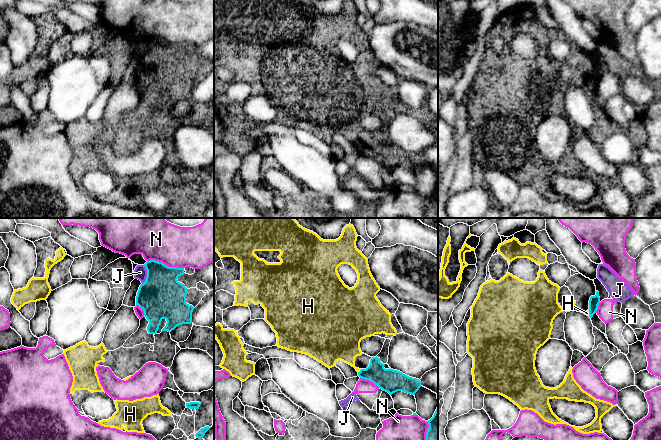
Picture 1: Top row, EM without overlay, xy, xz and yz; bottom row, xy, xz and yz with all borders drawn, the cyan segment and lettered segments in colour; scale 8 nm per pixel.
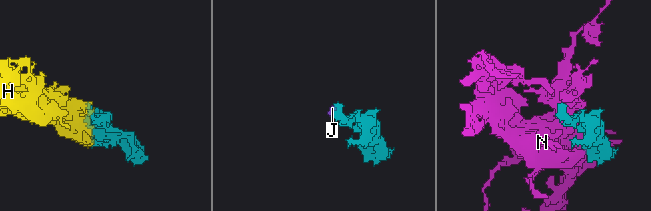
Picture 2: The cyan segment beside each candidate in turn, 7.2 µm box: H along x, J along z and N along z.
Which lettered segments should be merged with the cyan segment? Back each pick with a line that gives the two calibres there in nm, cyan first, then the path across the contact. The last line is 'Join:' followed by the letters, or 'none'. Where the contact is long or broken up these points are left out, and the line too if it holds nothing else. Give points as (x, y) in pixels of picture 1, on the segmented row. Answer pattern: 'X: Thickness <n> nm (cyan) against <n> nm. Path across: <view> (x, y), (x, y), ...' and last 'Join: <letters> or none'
H: Thickness 190 nm (cyan) against 240 nm. Path across: xz (389, 380), (376, 373), (360, 371), (352, 364), (344, 345)
Join: H

